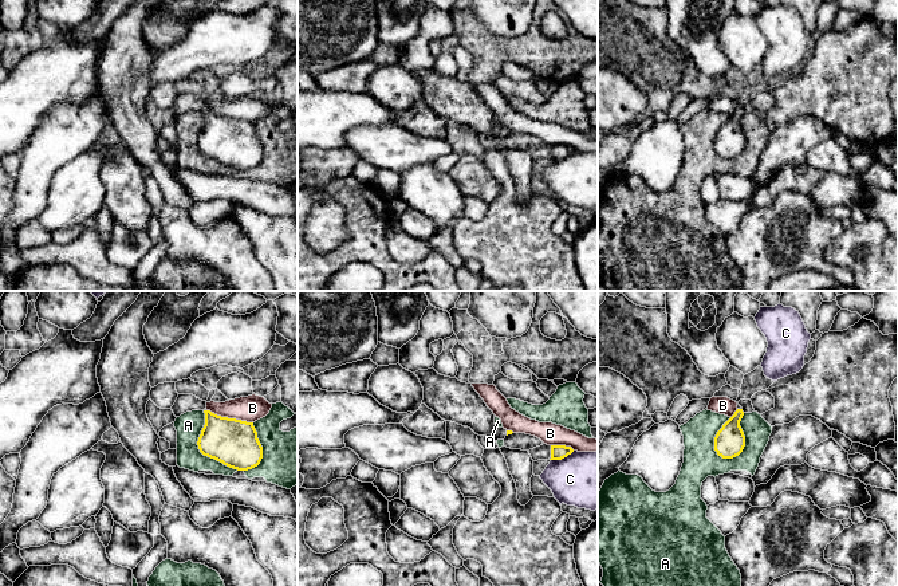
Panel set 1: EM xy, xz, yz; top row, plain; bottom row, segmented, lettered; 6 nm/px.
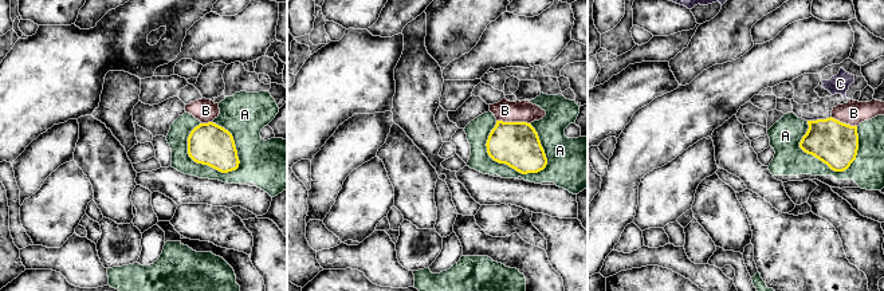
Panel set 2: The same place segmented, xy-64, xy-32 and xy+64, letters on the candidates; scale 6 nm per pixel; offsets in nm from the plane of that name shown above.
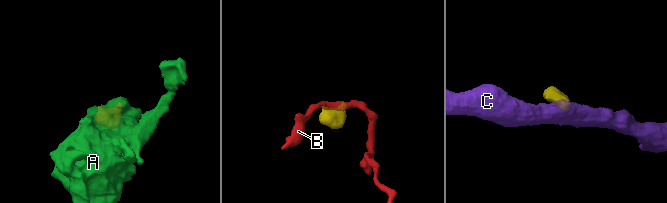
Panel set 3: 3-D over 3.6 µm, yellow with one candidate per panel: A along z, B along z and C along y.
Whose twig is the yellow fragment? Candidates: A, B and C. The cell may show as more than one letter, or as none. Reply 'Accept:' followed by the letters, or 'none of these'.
Accept: none of these

